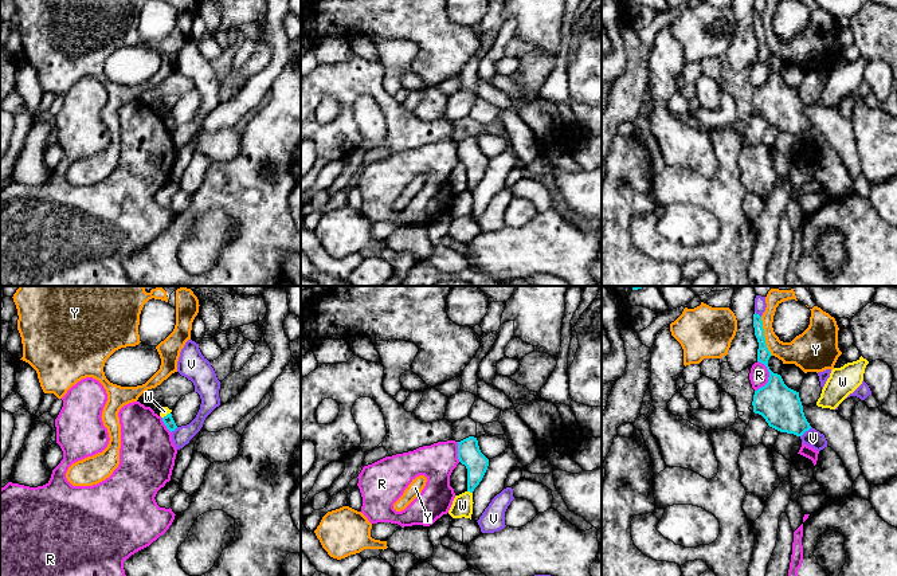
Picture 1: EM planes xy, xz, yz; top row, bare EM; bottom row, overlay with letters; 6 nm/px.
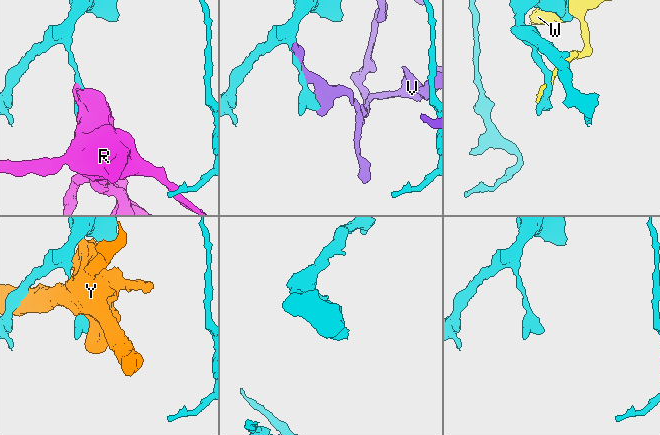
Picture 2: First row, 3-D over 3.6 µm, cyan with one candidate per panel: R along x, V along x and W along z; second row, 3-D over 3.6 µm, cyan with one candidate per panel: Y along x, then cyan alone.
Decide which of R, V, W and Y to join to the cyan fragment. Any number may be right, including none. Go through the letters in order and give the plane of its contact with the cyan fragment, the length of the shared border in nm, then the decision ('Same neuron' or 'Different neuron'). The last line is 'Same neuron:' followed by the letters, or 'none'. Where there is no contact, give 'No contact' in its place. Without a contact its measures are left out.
R: Touches cyan in yz. Shared border 190 nm. Different neuron
V: Touches cyan in yz. Shared border 90 nm. Different neuron
W: Touches cyan in xz. Shared border 40 nm. Different neuron
Y: Touches cyan in yz. Shared border 240 nm. Different neuron
Same neuron: none

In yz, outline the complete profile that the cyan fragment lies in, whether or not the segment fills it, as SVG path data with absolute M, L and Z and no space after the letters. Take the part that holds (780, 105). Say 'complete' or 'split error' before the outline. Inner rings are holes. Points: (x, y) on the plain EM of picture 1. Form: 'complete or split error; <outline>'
complete; M756 12L753 27L759 42L757 60L764 63L769 71L768 82L755 90L753 111L761 114L769 126L802 136L811 125L804 115L799 91L788 87L782 75L769 68L768 59L772 54L765 43L761 16Z

